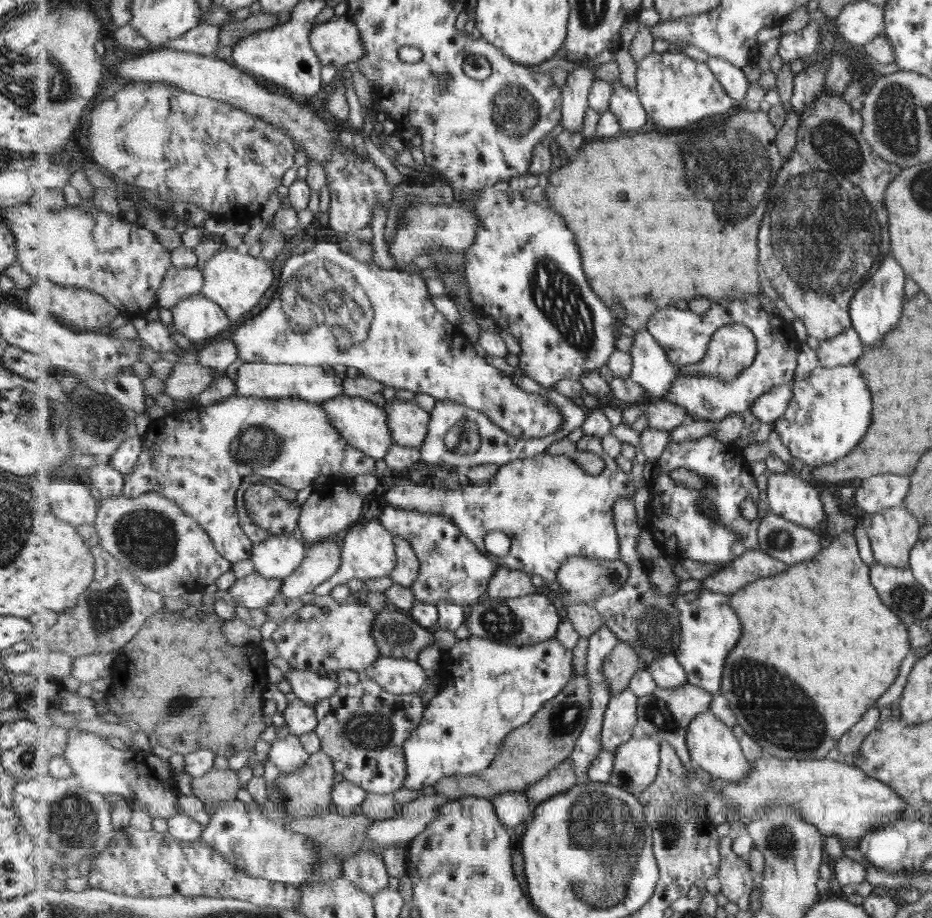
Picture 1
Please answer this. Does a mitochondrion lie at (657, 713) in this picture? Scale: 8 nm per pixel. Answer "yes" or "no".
yes

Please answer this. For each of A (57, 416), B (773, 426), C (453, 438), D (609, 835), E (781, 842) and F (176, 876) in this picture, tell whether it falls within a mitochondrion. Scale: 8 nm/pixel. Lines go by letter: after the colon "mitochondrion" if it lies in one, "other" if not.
A: mitochondrion
B: other
C: mitochondrion
D: mitochondrion
E: mitochondrion
F: other

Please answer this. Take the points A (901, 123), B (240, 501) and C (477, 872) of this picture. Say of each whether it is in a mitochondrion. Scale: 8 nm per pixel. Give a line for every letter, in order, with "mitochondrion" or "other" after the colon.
A: mitochondrion
B: other
C: mitochondrion

